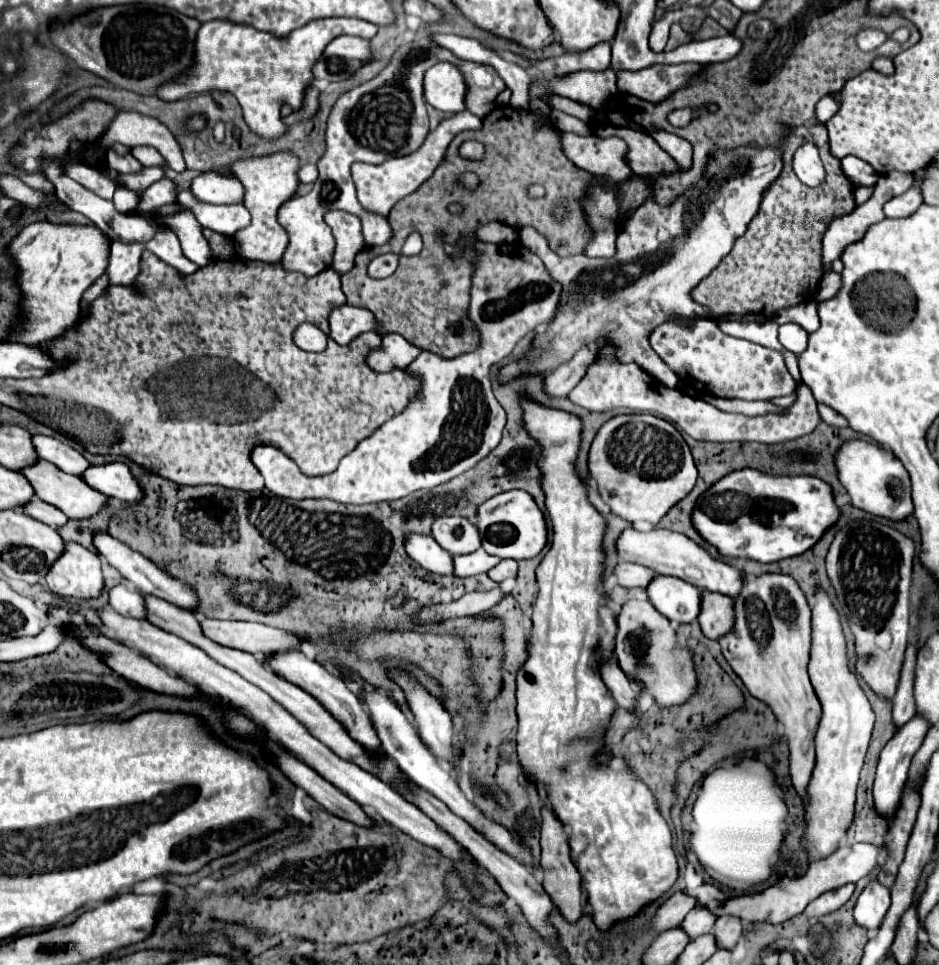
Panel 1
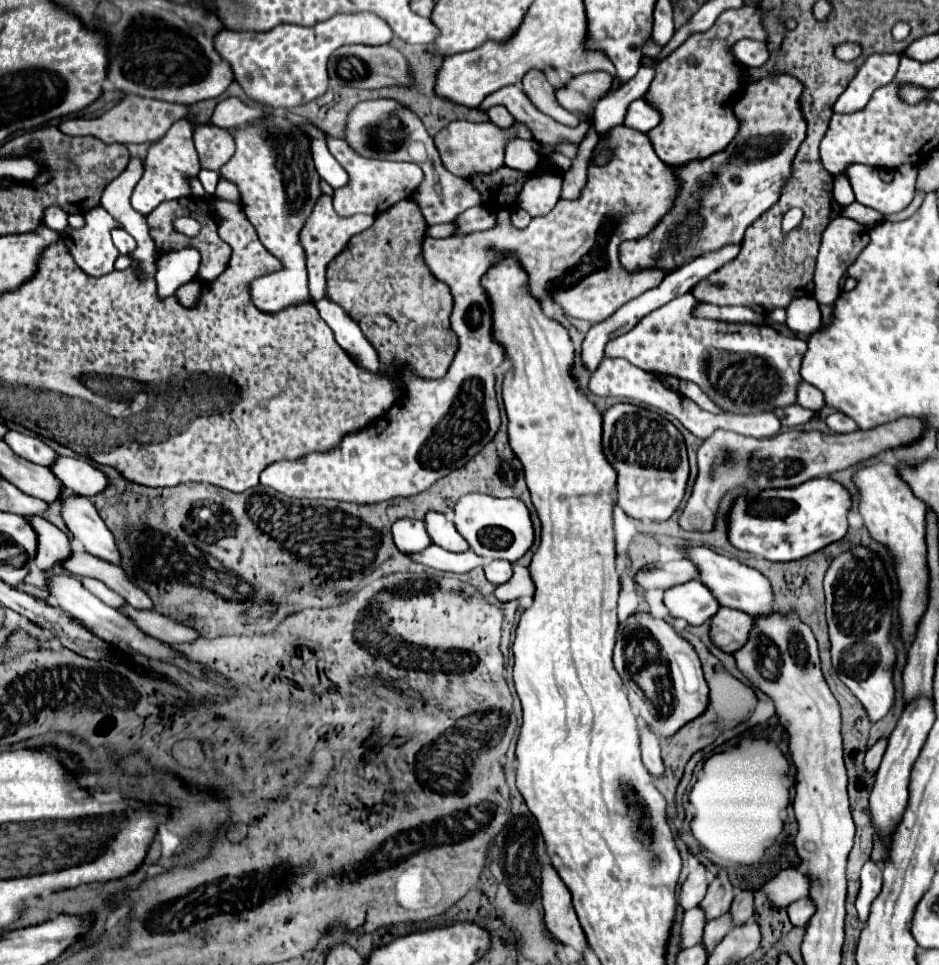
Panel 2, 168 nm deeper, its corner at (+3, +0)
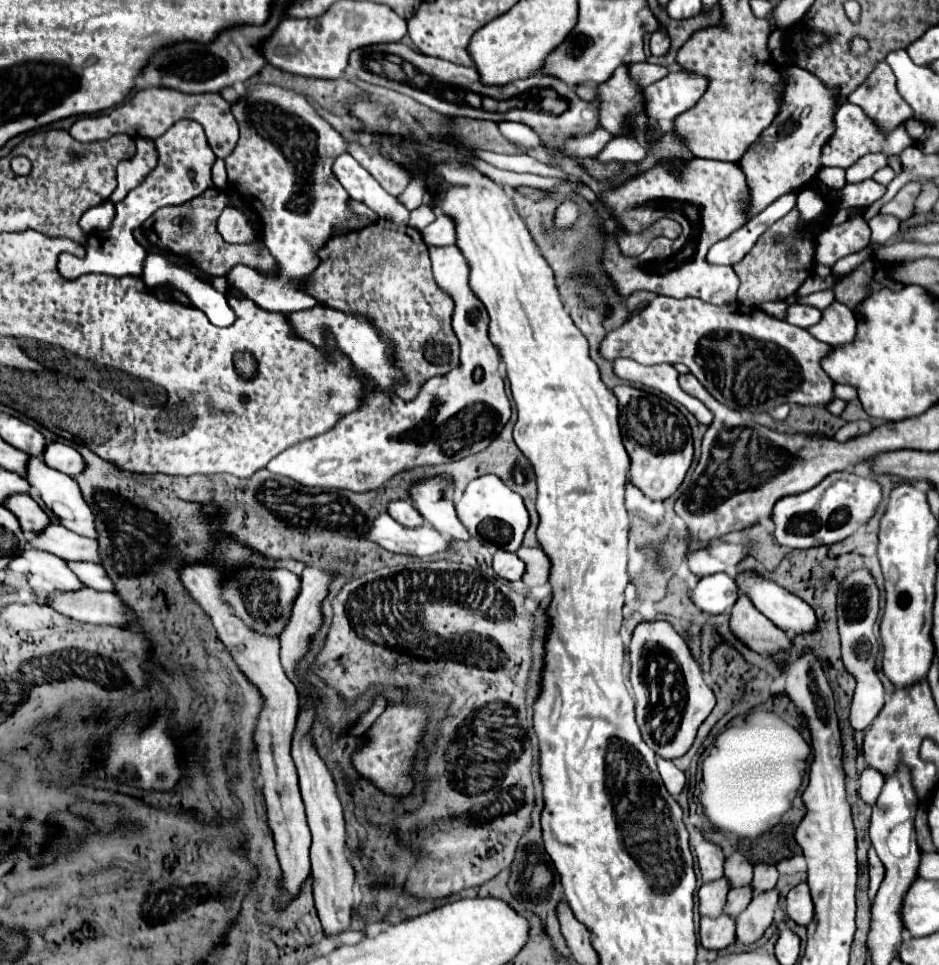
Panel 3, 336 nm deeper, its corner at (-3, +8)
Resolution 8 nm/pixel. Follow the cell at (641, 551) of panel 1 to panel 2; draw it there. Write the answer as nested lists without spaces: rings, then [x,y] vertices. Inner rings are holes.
[[[683,547],[683,557],[693,559],[699,571],[699,581],[713,593],[717,595],[717,601],[725,607],[739,609],[749,613],[751,617],[757,617],[761,613],[771,613],[773,611],[773,593],[769,581],[753,567],[739,563],[737,559],[723,557],[709,547]]]

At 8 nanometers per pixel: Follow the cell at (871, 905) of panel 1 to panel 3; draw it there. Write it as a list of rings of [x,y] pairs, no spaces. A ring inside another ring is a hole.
[[[871,847],[871,849],[869,849],[869,899],[875,897],[875,893],[877,893],[879,885],[881,885],[881,881],[883,881],[883,877],[885,877],[883,863],[881,863],[881,859],[877,857],[875,849]]]

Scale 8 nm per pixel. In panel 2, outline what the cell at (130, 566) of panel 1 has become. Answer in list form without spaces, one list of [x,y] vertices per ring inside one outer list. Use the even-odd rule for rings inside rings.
[[[63,497],[63,519],[75,539],[81,541],[91,555],[113,565],[121,565],[121,555],[117,543],[113,541],[113,533],[109,533],[109,527],[103,523],[95,505],[87,497]]]

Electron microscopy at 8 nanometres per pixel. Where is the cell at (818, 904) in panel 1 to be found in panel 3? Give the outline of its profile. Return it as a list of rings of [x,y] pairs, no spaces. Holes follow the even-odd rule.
[[[799,883],[785,897],[785,911],[797,923],[807,927],[813,919],[813,901],[807,883]]]

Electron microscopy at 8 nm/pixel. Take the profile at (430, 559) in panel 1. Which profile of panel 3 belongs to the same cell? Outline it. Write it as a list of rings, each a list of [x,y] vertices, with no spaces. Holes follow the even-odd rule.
[[[397,499],[397,501],[391,501],[387,505],[387,511],[389,515],[399,521],[401,525],[407,525],[407,527],[419,527],[423,523],[423,517],[419,515],[419,511],[407,501],[407,499]]]

